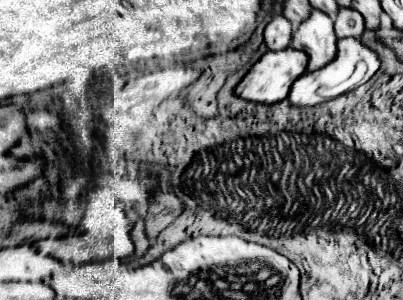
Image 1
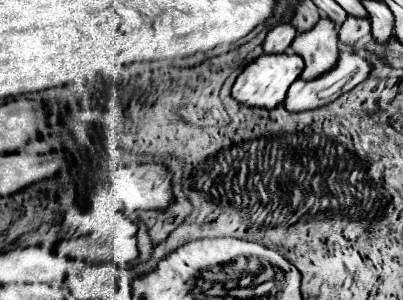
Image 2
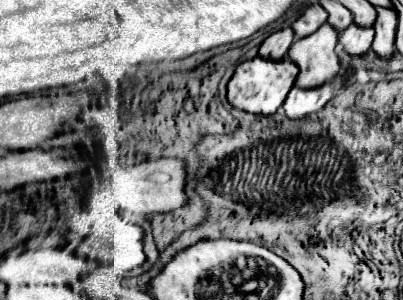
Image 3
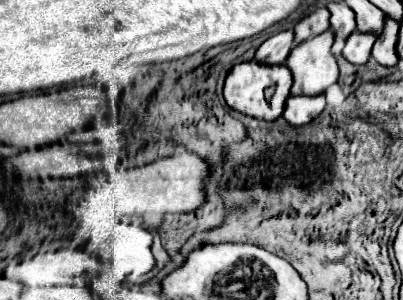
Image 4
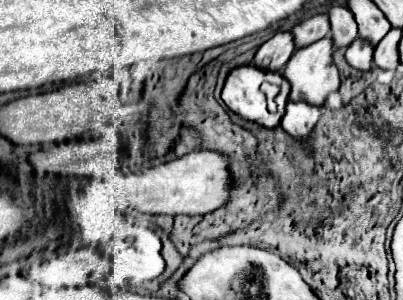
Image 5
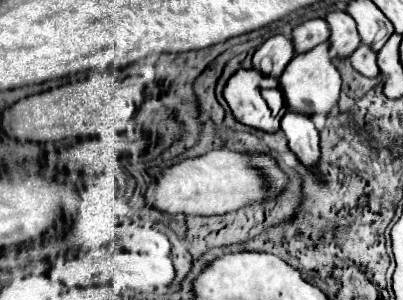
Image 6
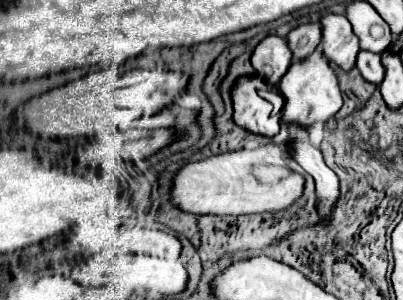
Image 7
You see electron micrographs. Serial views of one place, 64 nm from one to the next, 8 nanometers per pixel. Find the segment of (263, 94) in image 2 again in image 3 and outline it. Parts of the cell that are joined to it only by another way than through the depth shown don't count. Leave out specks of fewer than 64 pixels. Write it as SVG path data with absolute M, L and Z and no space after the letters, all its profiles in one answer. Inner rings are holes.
M256 56L254 60L248 60L248 62L242 62L236 66L236 70L228 82L228 88L226 88L228 90L228 102L234 108L244 110L244 112L270 116L284 104L288 92L294 86L296 74L298 74L298 68L290 60L272 62L272 60L264 60L264 58Z

